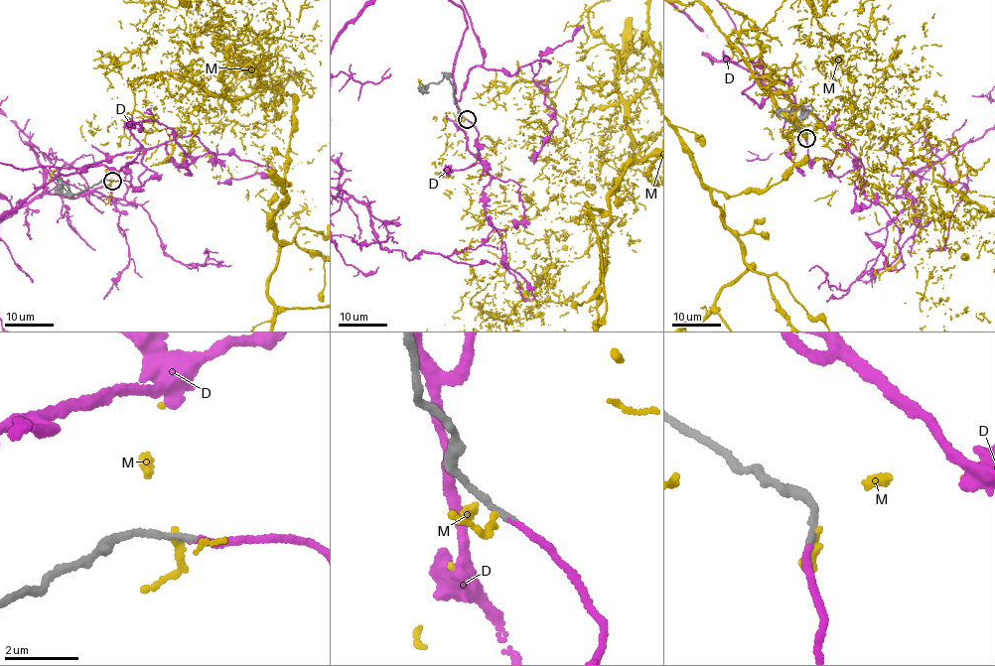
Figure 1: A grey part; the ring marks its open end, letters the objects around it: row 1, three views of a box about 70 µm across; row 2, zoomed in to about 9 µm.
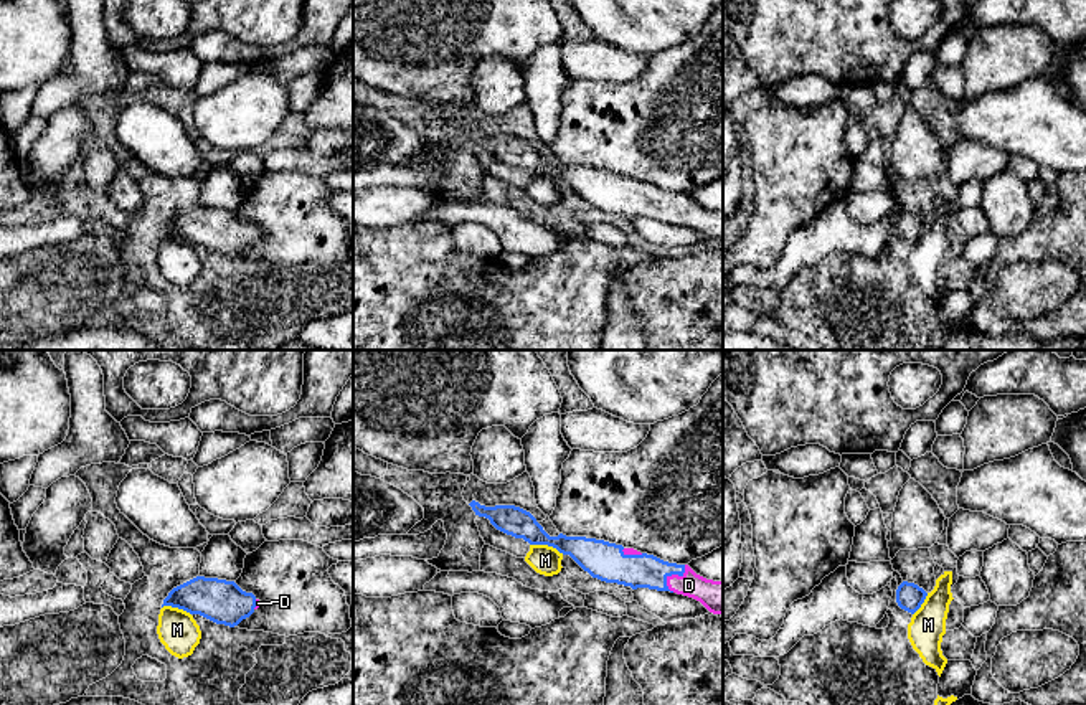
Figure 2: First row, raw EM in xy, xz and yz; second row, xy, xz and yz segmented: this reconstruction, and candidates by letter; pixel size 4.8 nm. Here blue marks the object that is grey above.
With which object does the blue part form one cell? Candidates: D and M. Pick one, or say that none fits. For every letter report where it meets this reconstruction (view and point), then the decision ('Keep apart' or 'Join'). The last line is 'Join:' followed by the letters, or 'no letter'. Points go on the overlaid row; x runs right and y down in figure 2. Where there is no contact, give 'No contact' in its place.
D: Touches blue at xz (672, 573). Join
M: Touches blue at xz (547, 544). Keep apart
Join: D

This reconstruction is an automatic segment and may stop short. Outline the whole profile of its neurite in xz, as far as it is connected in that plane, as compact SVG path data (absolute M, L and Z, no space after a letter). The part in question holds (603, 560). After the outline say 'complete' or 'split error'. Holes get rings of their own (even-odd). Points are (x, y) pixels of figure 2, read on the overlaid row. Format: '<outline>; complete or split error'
M472 500L475 515L530 545L548 545L569 555L593 578L624 586L673 591L700 601L710 613L723 616L723 581L706 580L688 565L663 561L634 548L586 537L550 537L536 518L515 505L485 507Z; split error

